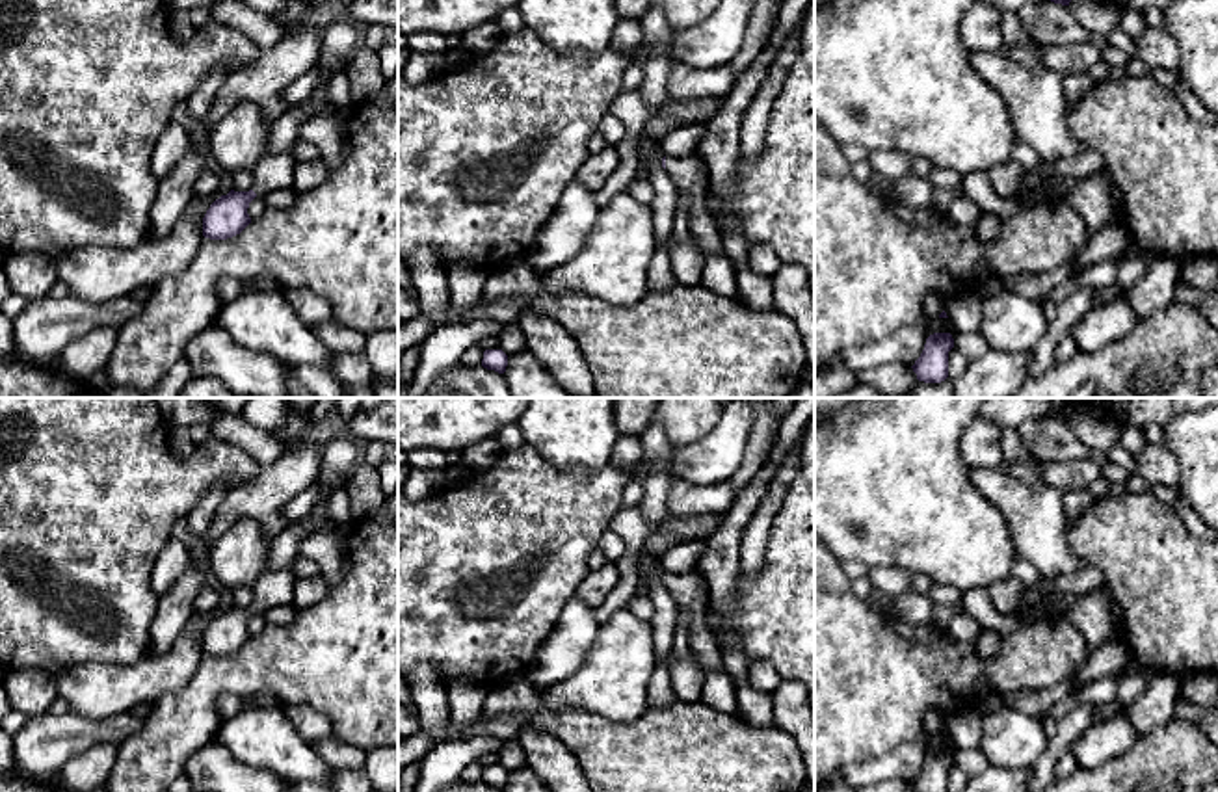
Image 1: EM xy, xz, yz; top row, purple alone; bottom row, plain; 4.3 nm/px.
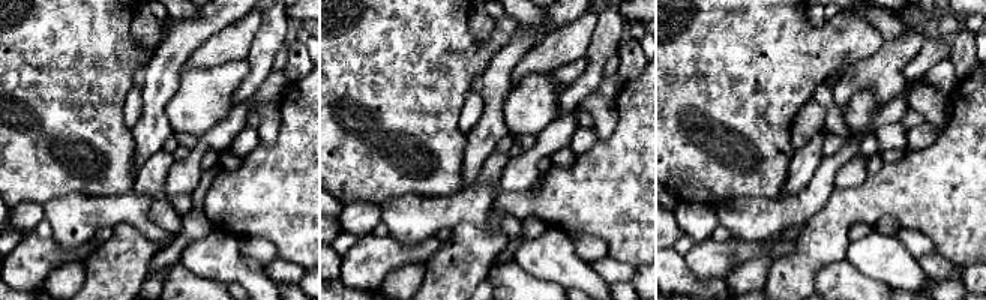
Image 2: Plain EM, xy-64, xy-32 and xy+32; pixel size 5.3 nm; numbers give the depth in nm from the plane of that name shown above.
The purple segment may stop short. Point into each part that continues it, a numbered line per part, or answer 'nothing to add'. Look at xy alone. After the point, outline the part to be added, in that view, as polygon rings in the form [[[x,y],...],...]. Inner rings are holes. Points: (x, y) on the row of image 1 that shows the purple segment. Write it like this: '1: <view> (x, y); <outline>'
1: xy (274, 171); [[[290,151],[266,154],[253,171],[253,191],[264,199],[266,193],[292,186],[296,160]]]

